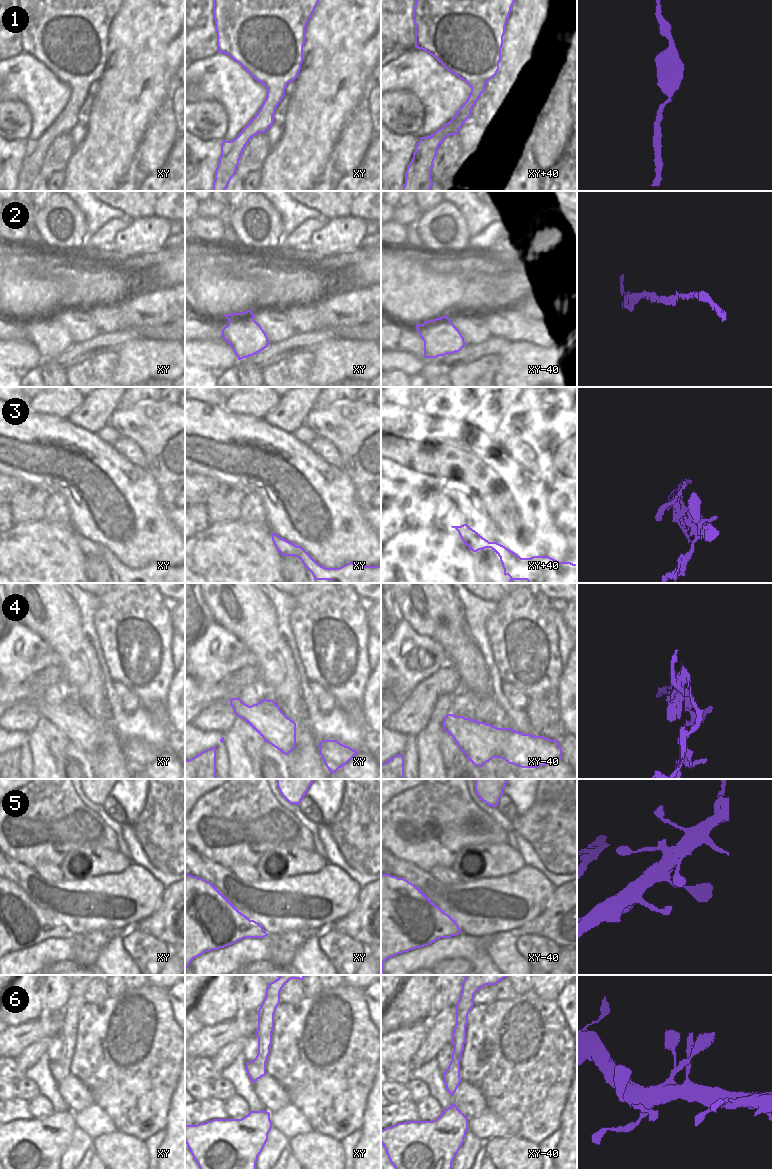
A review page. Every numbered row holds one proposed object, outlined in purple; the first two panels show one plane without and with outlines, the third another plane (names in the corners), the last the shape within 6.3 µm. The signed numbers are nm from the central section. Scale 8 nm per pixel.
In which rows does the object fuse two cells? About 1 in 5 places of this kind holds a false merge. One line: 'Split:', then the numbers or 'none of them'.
Split: 4

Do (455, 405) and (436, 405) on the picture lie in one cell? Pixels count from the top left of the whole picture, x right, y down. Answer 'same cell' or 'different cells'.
same cell

